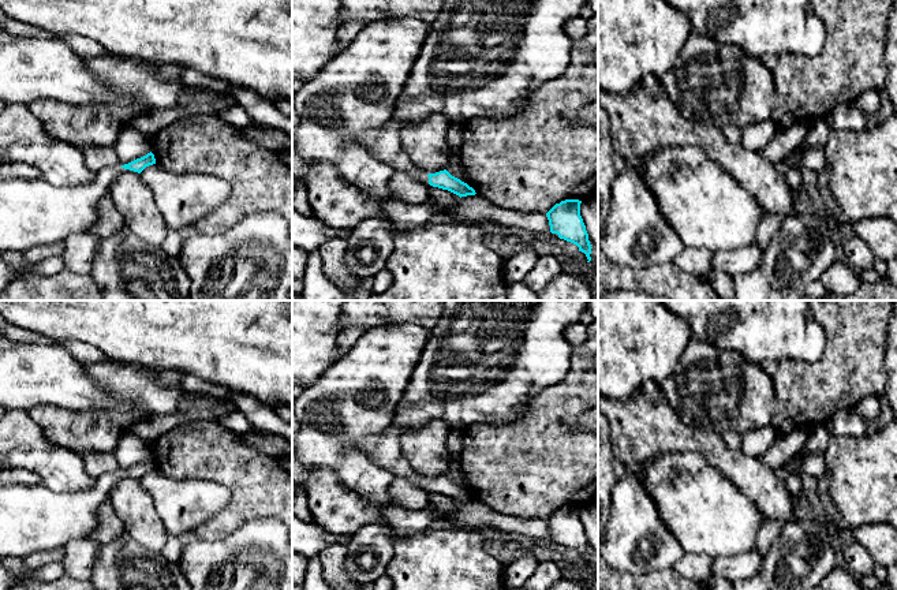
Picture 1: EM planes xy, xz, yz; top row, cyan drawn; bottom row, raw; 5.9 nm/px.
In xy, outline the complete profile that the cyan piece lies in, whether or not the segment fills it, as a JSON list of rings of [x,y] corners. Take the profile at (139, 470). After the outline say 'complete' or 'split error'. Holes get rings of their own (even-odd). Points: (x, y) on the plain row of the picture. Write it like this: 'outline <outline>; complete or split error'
outline [[[150,458],[141,464],[137,464],[128,470],[122,471],[122,474],[141,479],[146,473],[153,470],[156,470],[156,464],[154,460]]]; complete

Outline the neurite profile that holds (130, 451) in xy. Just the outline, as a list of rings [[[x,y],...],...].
[[[124,432],[113,451],[120,471],[128,470],[152,458],[146,442],[130,432]]]

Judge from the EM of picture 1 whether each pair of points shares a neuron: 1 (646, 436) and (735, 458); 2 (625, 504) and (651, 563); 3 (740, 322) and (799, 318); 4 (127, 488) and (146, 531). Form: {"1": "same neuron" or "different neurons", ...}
{"1": "same neuron", "2": "same neuron", "3": "same neuron", "4": "same neuron"}

